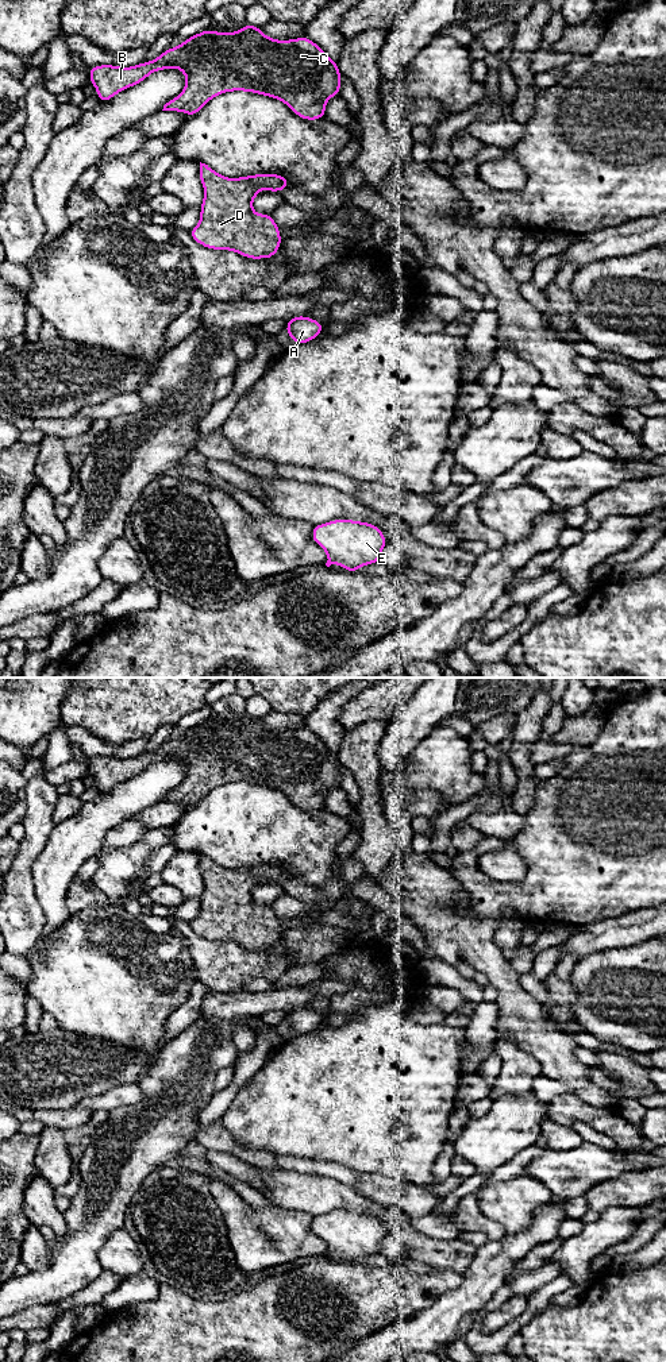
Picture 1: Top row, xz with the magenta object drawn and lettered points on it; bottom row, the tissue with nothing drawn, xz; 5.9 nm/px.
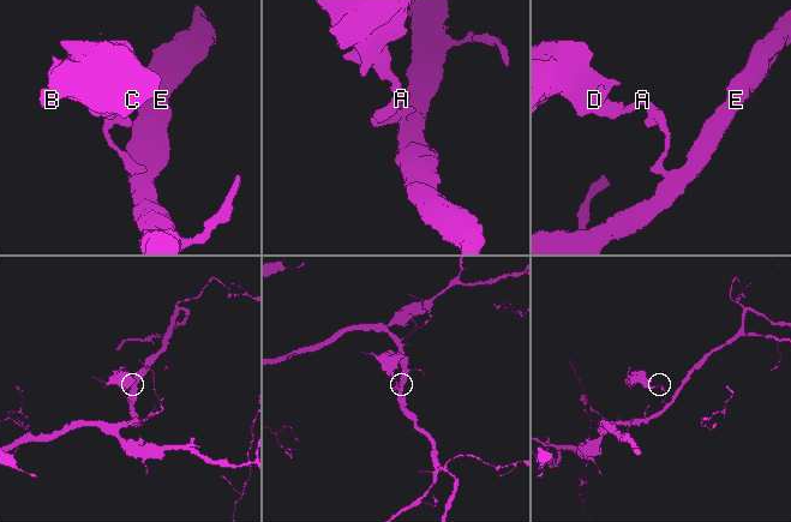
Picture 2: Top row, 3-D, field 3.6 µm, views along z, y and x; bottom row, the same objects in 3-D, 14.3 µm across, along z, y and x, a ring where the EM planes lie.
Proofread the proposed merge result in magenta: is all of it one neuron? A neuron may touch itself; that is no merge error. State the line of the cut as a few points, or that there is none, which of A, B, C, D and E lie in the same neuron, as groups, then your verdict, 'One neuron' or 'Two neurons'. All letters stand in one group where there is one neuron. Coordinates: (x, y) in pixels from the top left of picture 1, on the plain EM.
Split along xz (303, 1007), (291, 1011). Groups: A E / B C D. Two neurons

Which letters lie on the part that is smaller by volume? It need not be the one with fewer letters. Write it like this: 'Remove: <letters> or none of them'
Remove: B, C, D

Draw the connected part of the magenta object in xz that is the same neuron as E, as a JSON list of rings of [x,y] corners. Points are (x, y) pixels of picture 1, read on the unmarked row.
[[[332,1211],[313,1216],[312,1231],[326,1242],[327,1258],[339,1255],[349,1263],[380,1254],[388,1234],[377,1216],[355,1211]]]

